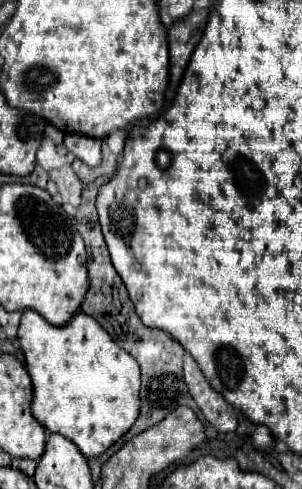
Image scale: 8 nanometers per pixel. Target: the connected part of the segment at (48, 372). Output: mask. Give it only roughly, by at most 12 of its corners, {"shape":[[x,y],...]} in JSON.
{"shape":[[25,310],[33,416],[85,458],[139,416],[139,364],[97,320]]}

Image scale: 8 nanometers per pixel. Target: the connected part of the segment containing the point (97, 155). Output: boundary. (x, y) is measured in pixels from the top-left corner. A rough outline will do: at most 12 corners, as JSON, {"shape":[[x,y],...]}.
{"shape":[[66,133],[66,148],[87,166],[101,162],[101,142]]}

